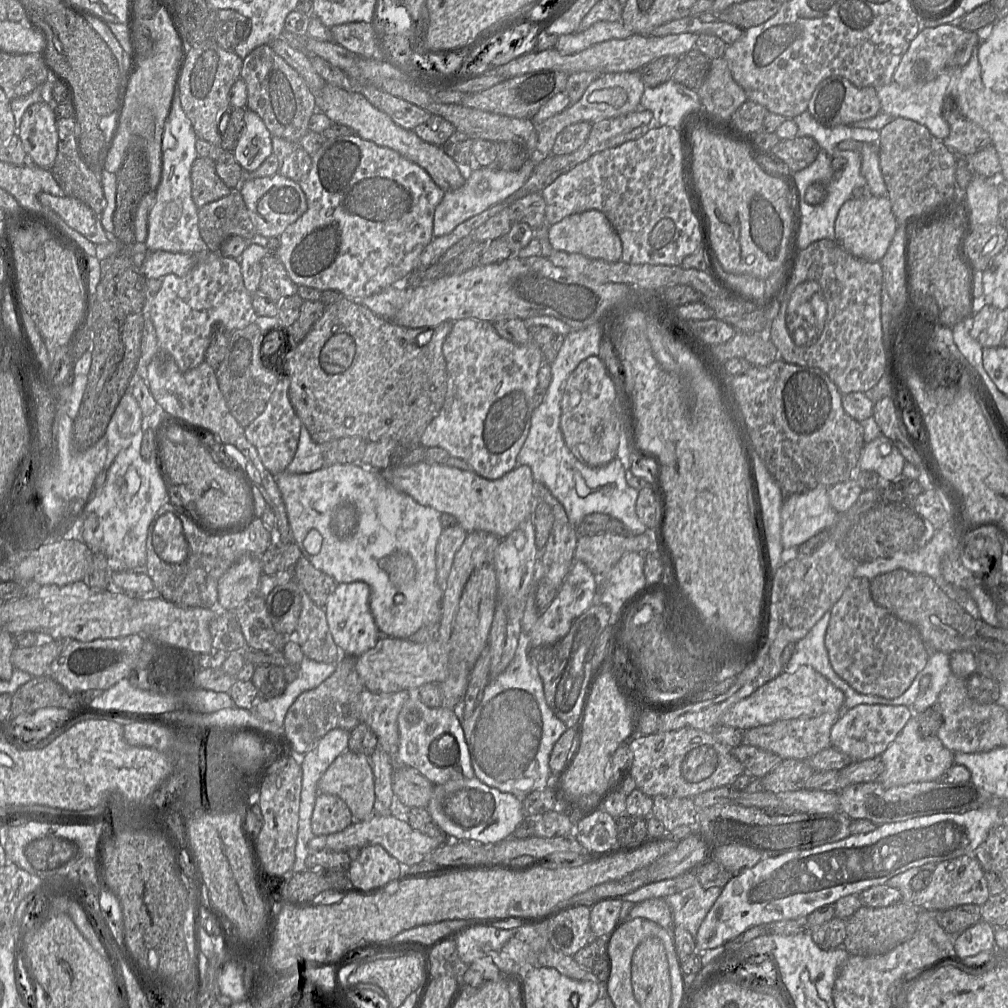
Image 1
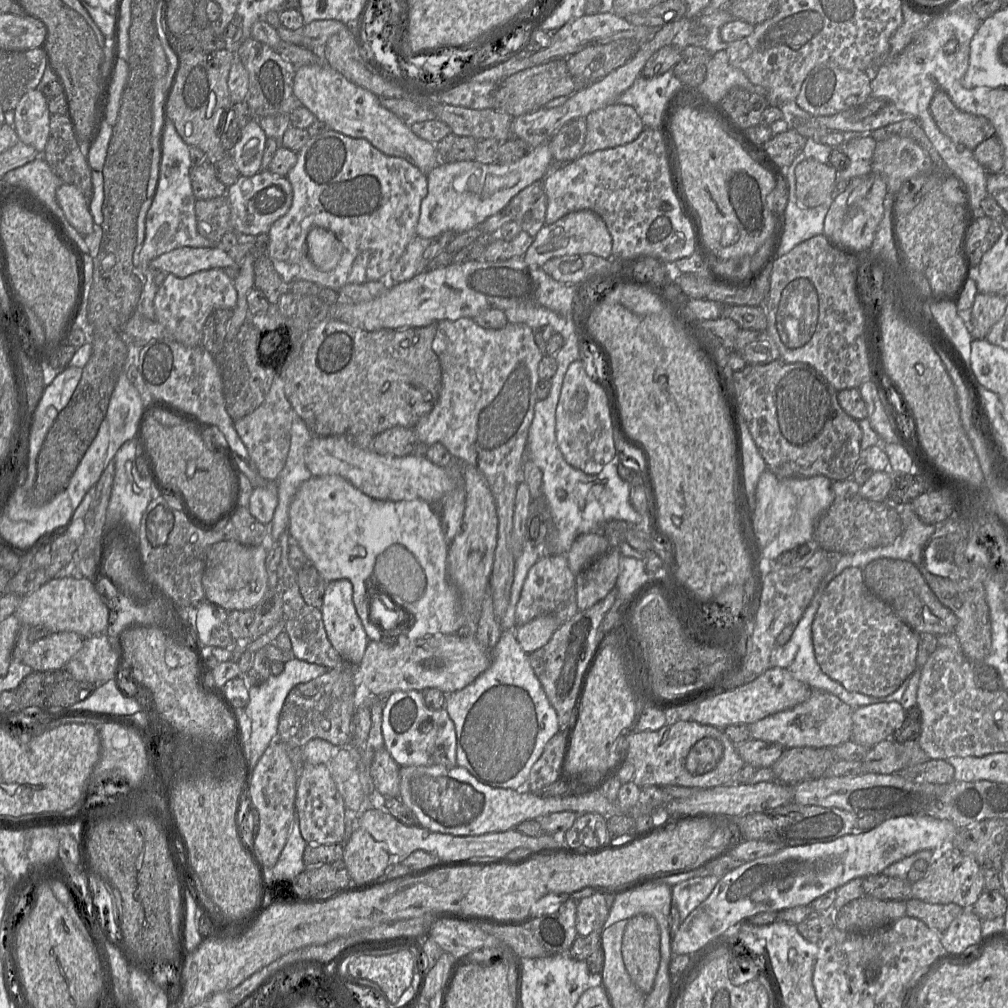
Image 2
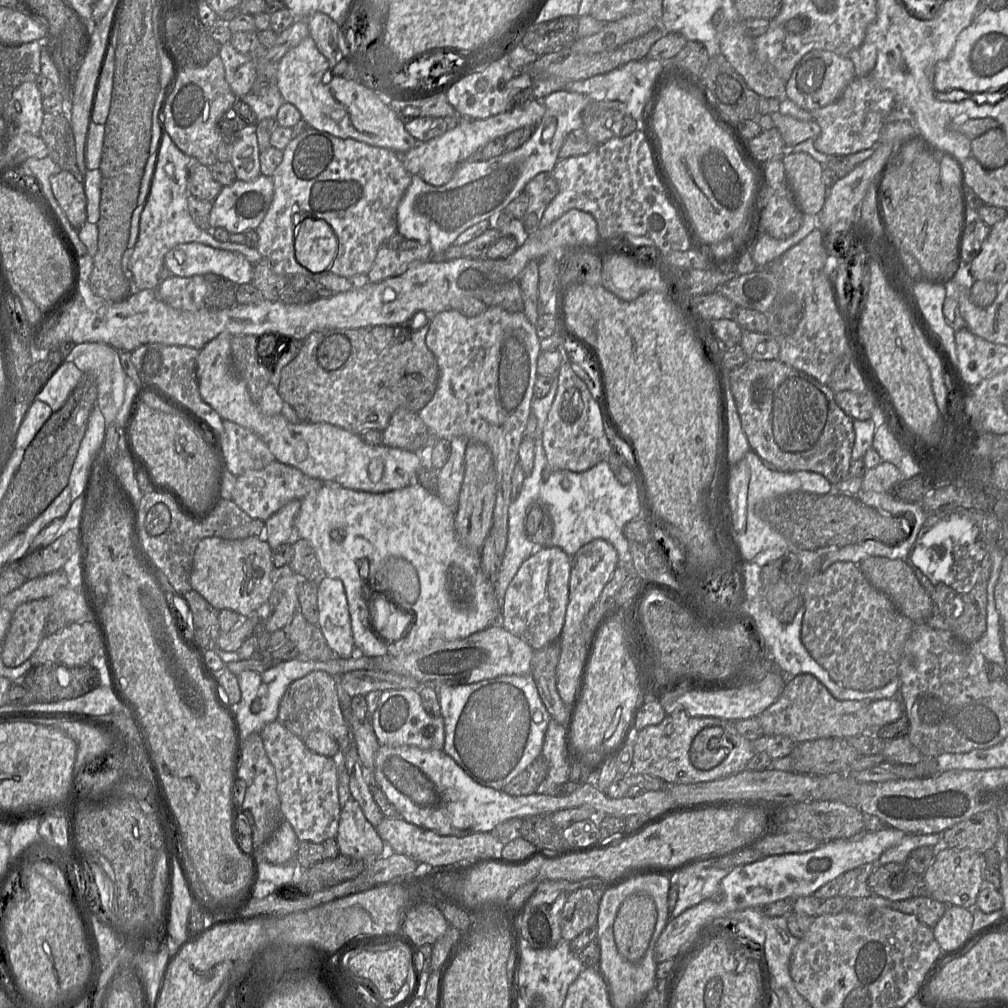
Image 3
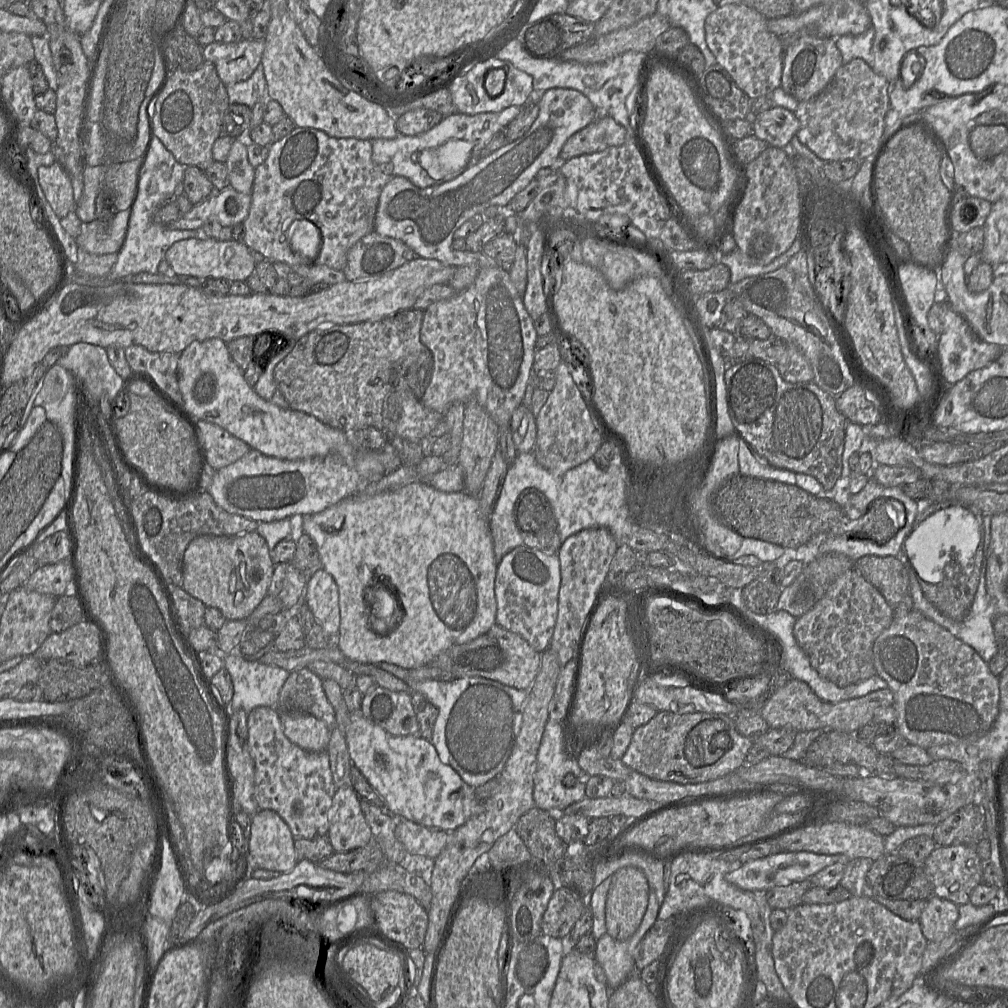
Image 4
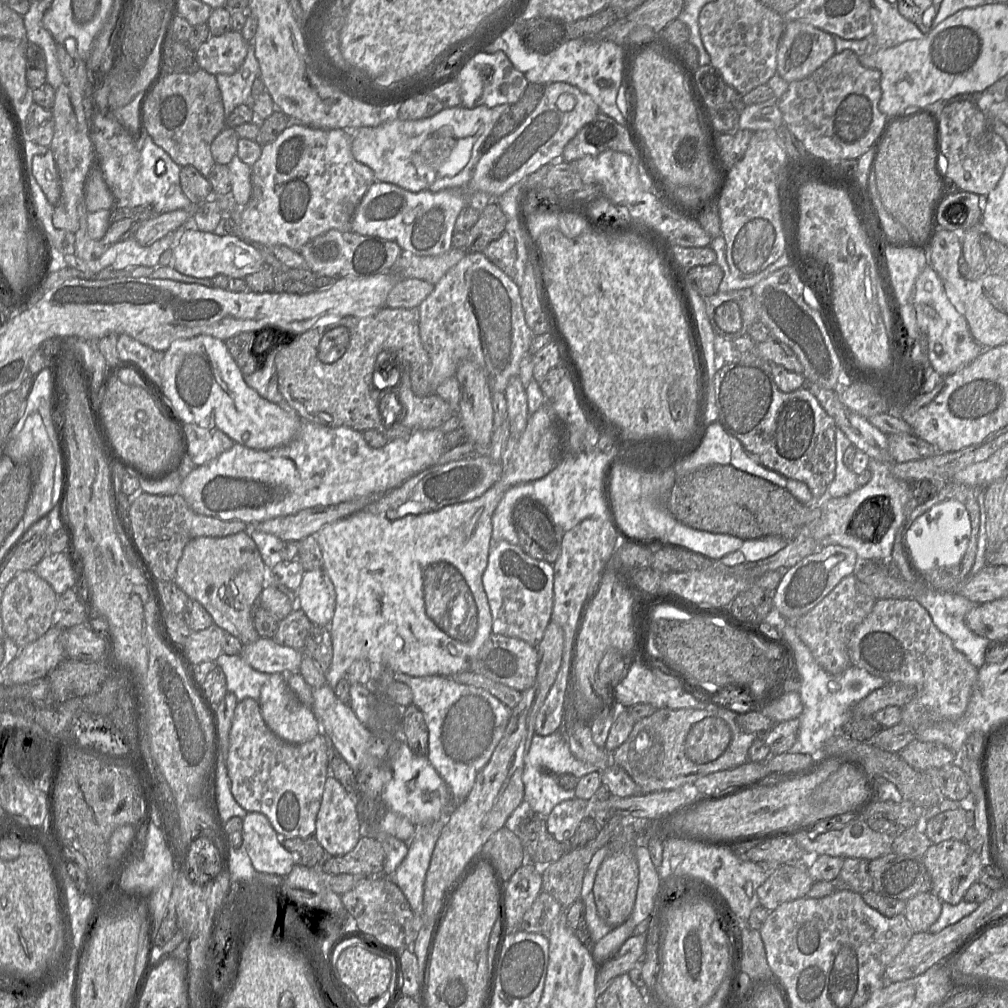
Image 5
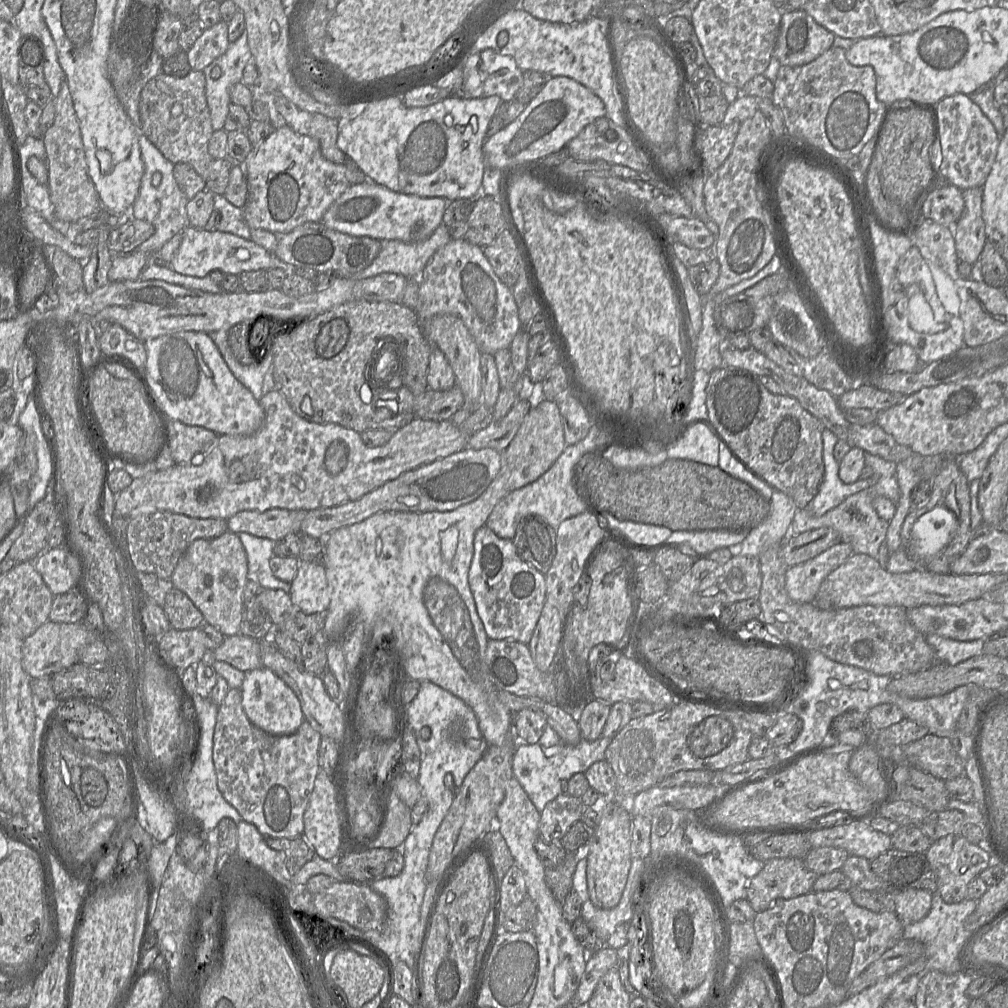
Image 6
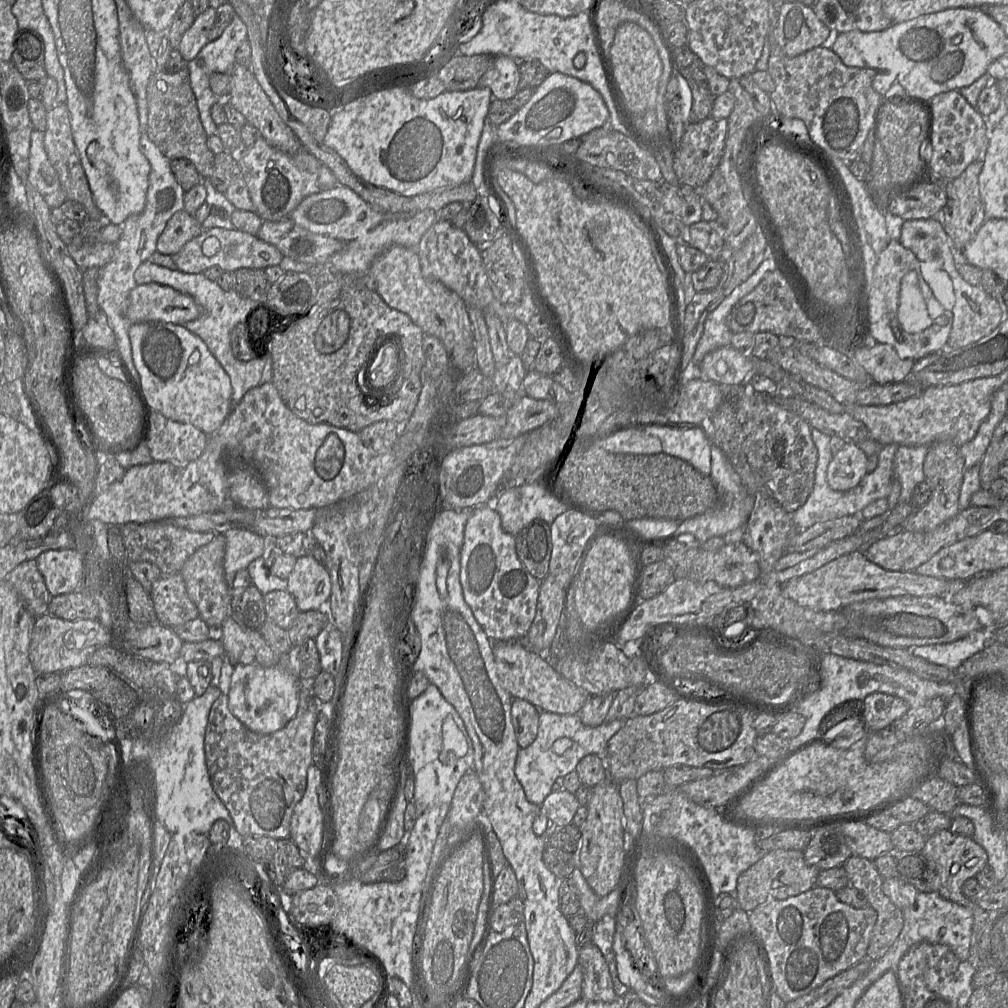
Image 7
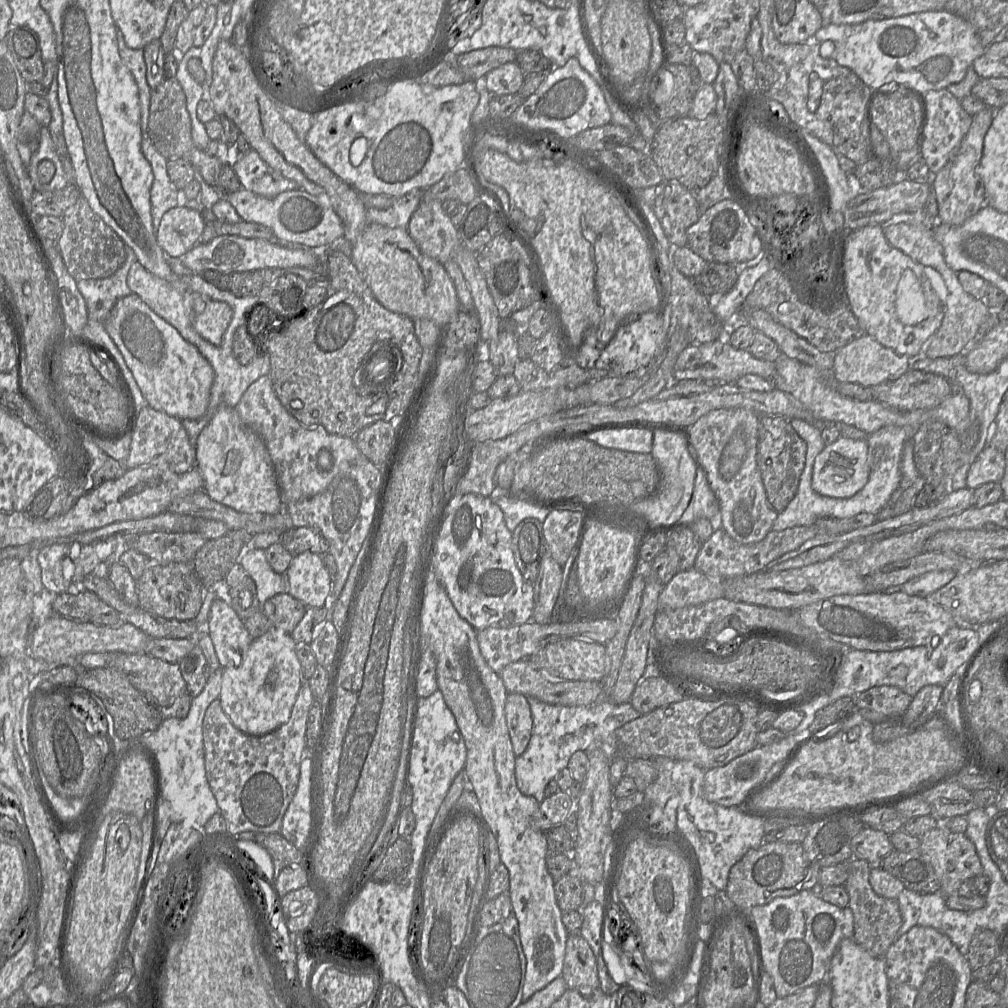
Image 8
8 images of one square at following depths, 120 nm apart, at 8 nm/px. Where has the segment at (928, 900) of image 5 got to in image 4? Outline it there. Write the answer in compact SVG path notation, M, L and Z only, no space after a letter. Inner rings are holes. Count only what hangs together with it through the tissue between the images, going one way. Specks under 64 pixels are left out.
M935 895L926 900L918 922L928 942L941 941L954 930L959 917L959 907Z

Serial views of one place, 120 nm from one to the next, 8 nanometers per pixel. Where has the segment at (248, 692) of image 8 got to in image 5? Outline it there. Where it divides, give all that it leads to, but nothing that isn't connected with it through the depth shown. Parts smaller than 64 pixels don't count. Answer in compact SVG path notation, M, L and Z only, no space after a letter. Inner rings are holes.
M270 674L261 688L258 703L266 725L277 737L287 743L301 744L321 732L320 724L311 708L304 705L288 687L286 674Z

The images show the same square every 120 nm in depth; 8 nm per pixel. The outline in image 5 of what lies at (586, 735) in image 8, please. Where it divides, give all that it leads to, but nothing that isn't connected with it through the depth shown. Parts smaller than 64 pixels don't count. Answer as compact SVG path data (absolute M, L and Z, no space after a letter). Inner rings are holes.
M562 716L562 725L559 730L548 736L535 734L532 738L531 746L525 757L522 776L524 784L524 806L542 817L547 817L556 805L576 797L576 787L571 790L562 789L550 773L570 773L580 779L595 771L597 771L597 767L577 759L570 751L569 744L566 740L566 728L564 728L564 719Z

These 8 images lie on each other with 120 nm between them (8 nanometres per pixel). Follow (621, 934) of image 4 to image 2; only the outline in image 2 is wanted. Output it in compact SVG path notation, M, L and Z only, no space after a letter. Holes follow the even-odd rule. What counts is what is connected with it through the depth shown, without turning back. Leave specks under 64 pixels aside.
M637 914L627 919L622 954L631 980L647 995L653 987L660 963L660 929L654 917Z

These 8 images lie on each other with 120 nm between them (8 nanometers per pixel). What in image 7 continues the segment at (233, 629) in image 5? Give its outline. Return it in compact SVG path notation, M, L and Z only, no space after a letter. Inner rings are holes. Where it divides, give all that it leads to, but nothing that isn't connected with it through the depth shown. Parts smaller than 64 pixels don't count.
M216 534L210 543L201 546L189 556L179 570L188 597L197 607L199 617L211 629L218 629L231 611L231 589L225 581L223 570L225 546L224 534Z

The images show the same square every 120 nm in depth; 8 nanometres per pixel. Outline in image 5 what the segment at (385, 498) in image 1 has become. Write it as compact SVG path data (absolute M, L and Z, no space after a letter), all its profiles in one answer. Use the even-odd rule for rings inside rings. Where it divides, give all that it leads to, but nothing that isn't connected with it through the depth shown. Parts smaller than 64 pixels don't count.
M546 401L529 415L499 479L481 496L433 512L406 514L394 520L388 519L386 514L362 509L328 523L316 532L314 536L322 553L322 569L328 574L336 593L334 615L328 625L333 656L326 671L327 684L334 689L356 660L369 661L375 671L391 669L414 677L448 677L469 671L473 659L492 634L492 615L482 575L488 564L493 512L509 488L546 476L561 461L562 454L560 424Z

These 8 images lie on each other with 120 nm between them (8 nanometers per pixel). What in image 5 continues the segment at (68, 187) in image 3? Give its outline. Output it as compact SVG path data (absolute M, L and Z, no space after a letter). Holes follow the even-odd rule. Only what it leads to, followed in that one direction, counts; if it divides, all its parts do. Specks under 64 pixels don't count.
M49 147L45 154L33 157L32 174L50 204L57 205L61 196L61 184L54 157Z

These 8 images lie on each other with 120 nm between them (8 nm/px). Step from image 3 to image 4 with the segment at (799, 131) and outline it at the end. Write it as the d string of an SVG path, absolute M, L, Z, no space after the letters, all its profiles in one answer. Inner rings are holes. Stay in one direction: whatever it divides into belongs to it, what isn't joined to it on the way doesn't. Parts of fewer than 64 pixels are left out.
M773 106L771 109L756 115L752 123L753 135L766 141L770 146L788 148L796 136L801 124L794 112Z

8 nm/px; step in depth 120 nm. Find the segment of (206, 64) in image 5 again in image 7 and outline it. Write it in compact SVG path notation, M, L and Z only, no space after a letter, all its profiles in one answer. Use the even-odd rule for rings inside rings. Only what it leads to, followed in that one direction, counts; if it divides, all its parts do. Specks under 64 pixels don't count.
M208 7L203 13L195 17L192 26L184 33L179 52L186 62L196 58L199 51L209 43L208 33L216 17L216 10Z

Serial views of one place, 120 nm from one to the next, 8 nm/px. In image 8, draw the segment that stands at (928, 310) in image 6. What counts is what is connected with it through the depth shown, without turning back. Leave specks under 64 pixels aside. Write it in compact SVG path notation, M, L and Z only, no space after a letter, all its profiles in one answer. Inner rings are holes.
M909 269L902 273L898 283L896 310L898 319L904 325L917 325L929 317L919 280Z

